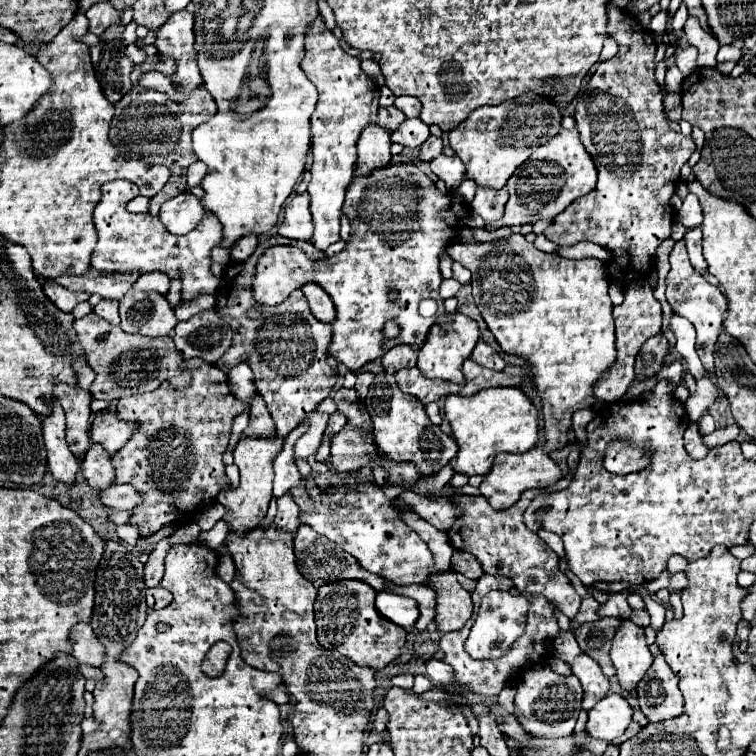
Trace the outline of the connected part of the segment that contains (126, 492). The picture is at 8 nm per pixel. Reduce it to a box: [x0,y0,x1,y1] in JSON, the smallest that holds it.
[100,485,142,511]

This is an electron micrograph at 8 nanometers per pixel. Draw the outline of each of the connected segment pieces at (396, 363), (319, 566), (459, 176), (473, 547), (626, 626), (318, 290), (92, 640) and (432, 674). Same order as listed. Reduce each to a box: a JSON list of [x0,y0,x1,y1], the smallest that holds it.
[[382,345,416,373],[294,525,386,591],[430,155,464,191],[448,474,582,619],[610,619,654,691],[302,283,334,323],[70,623,104,667],[426,659,454,683]]

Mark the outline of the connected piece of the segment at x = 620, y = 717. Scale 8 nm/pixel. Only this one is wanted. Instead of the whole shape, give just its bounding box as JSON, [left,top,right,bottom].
[586,695,632,743]

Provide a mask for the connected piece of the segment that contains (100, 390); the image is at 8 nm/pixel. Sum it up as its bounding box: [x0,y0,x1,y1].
[74,313,190,401]

